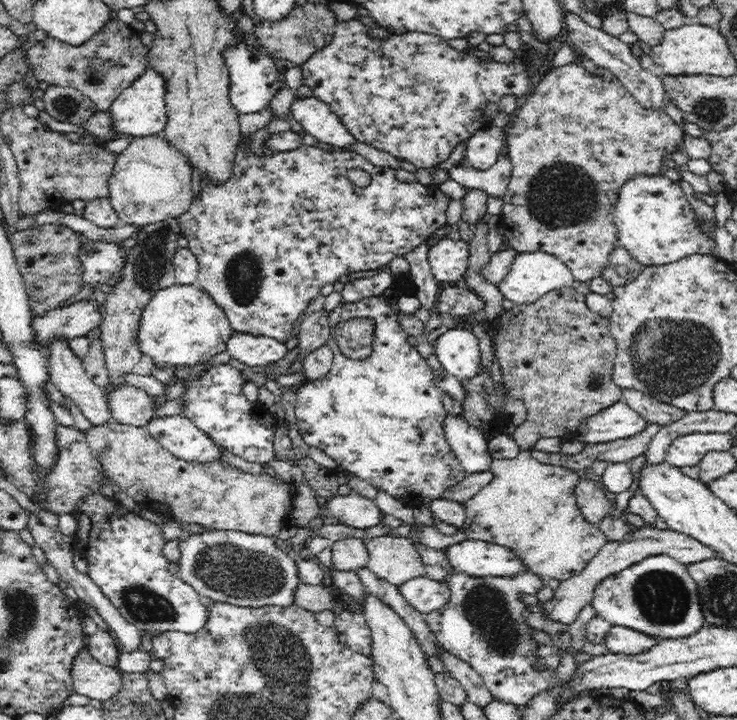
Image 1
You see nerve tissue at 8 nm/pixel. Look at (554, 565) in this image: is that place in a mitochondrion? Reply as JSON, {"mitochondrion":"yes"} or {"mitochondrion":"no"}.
{"mitochondrion":"no"}

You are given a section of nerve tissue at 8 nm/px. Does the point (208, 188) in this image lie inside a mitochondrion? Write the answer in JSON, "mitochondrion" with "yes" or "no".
{"mitochondrion":"no"}

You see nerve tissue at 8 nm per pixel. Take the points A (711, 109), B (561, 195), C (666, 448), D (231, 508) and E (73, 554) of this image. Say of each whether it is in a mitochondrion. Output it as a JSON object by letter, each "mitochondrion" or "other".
{"A":"mitochondrion","B":"mitochondrion","C":"other","D":"other","E":"other"}

